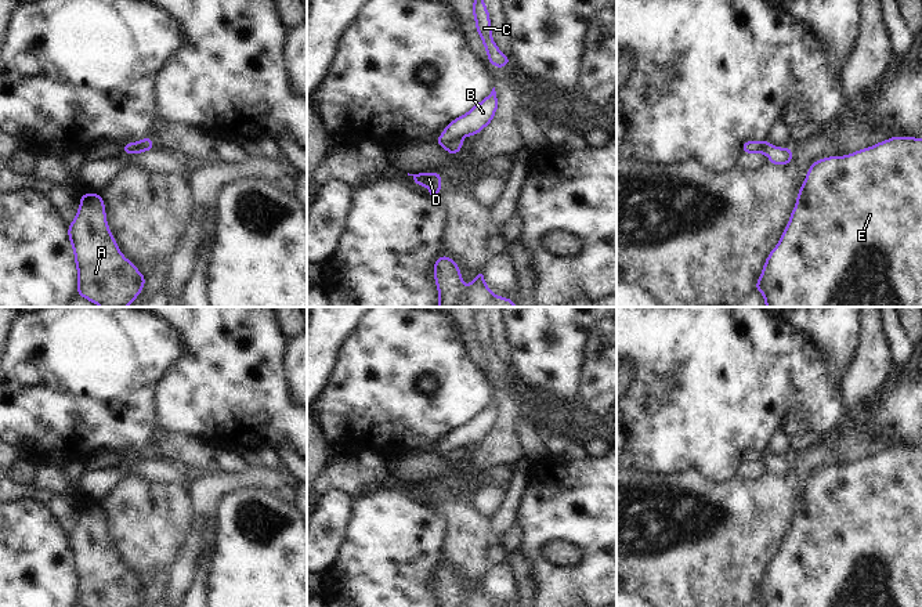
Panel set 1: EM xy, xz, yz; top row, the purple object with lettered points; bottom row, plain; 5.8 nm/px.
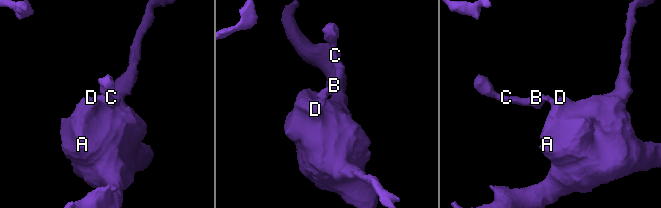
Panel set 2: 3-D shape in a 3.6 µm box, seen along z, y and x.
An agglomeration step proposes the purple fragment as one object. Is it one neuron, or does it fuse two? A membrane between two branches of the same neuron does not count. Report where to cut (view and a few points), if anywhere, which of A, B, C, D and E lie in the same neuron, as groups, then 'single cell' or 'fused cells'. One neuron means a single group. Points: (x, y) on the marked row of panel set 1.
cut xz (460, 138), (454, 138), (444, 147); groups A D E / B C; fused cells

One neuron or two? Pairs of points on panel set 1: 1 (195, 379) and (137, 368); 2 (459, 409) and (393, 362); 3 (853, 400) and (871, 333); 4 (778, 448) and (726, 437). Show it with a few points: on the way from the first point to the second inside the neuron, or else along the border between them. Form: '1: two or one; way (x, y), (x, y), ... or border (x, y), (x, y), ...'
1: two; border (183, 347), (183, 354), (158, 382), (155, 405)
2: one; way (440, 409), (426, 409), (398, 382)
3: one; way (861, 383), (871, 369), (871, 350)
4: two; border (778, 429), (765, 448)

